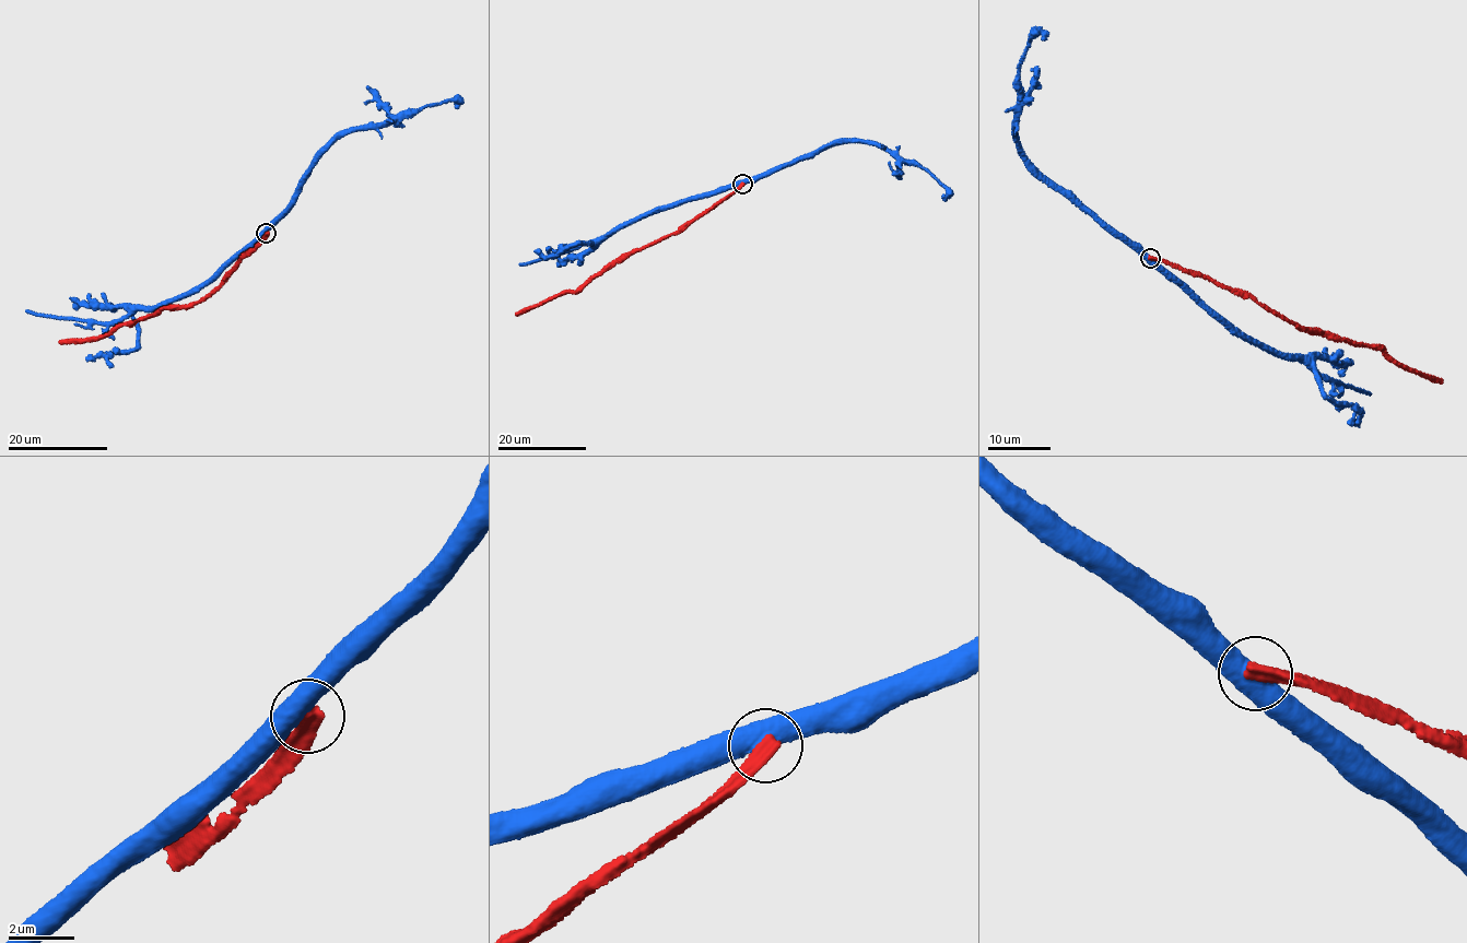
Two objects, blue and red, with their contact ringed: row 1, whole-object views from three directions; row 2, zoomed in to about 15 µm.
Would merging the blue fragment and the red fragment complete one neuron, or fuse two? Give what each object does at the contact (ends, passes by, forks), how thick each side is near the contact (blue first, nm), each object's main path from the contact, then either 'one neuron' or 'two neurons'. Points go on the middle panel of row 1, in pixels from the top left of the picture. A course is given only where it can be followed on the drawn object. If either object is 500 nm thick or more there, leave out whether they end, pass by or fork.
600/440 nm | blue via (742, 183), (644, 215), (576, 247), (519, 263) | red via (742, 184), (683, 228), (621, 256), (576, 290), (523, 309), (516, 316) | two neurons

